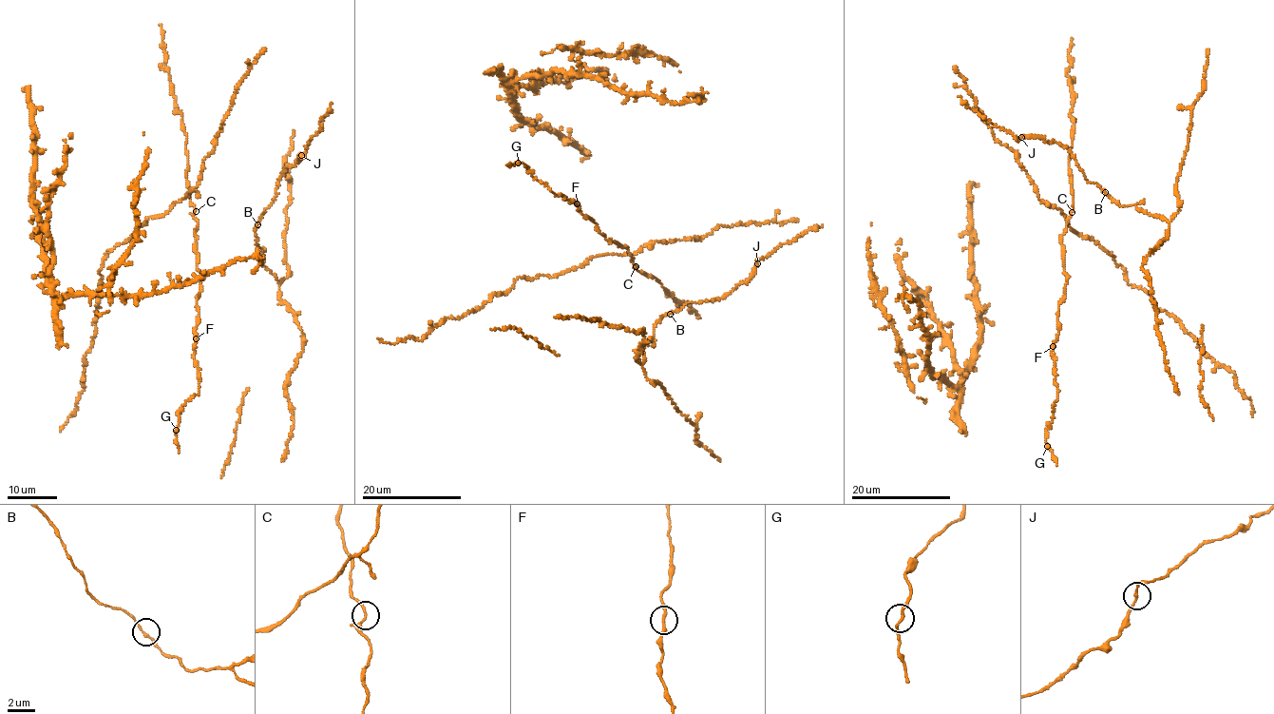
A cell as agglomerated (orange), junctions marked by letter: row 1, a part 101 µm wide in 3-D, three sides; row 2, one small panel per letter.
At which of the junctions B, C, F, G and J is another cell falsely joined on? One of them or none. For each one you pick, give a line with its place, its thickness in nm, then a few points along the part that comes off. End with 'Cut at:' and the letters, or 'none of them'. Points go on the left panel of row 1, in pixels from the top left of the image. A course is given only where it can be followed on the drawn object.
Cut at: none of them

